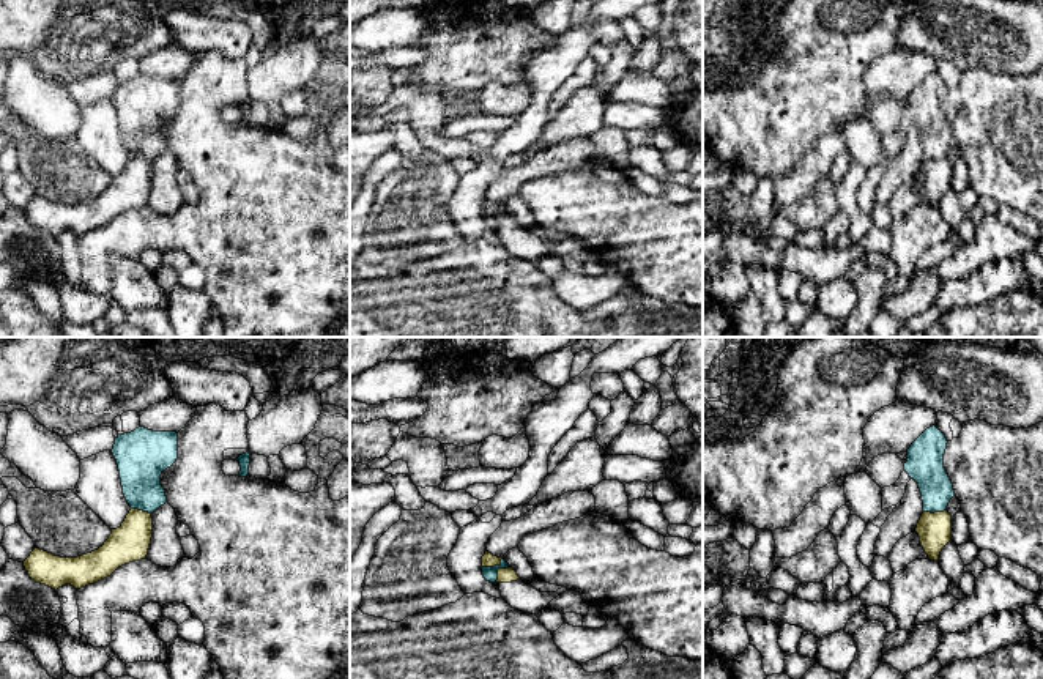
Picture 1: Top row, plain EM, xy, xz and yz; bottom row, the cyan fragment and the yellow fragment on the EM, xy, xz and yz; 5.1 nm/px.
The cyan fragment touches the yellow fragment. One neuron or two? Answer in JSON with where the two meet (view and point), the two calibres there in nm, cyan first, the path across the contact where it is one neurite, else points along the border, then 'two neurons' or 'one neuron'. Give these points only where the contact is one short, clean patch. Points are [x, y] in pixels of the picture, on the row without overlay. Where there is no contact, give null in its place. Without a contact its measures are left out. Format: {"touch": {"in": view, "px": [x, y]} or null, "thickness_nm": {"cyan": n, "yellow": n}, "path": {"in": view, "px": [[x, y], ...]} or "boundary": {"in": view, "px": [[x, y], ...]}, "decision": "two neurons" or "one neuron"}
{"touch": {"in": "xz", "px": [497, 213]}, "thickness_nm": {"cyan": 80, "yellow": 70}, "boundary": {"in": "xz", "px": [[482, 213], [509, 215]]}, "decision": "two neurons"}

